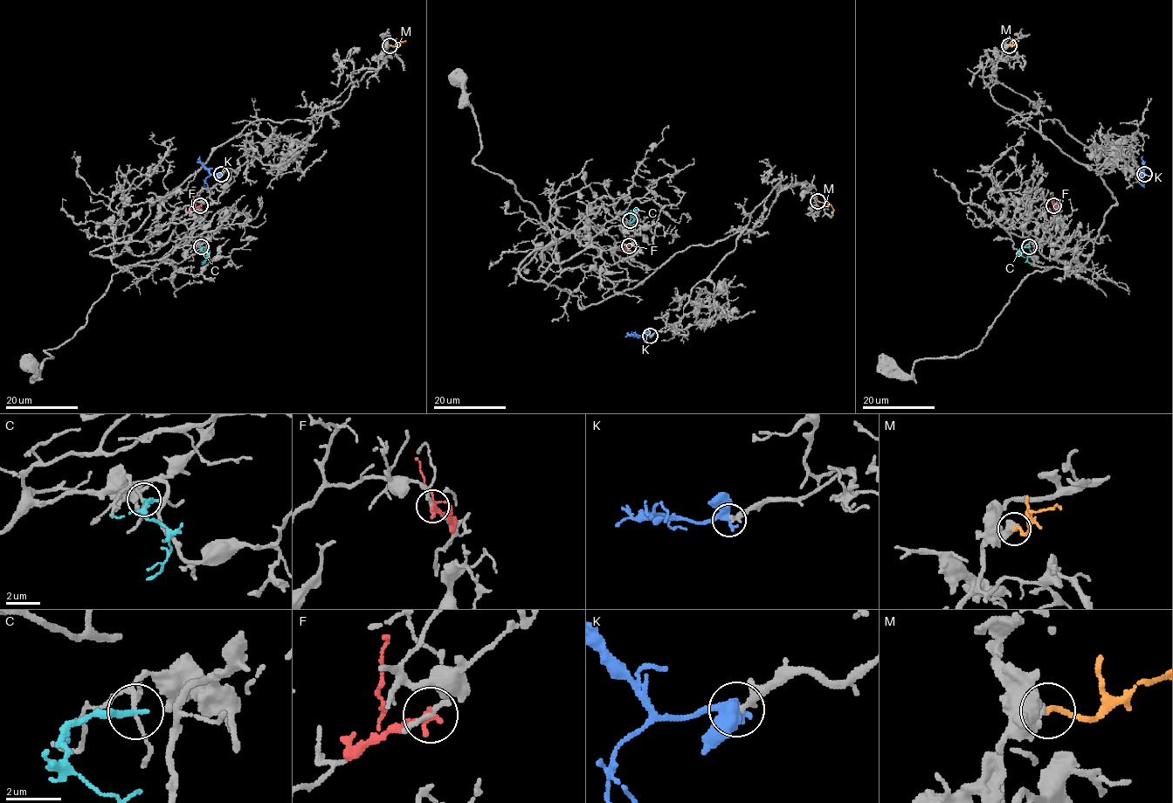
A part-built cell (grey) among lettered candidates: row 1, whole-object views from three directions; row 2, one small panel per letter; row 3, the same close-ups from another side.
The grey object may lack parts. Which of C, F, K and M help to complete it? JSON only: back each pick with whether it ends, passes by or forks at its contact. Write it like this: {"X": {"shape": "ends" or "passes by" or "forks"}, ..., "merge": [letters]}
{"merge": []}

